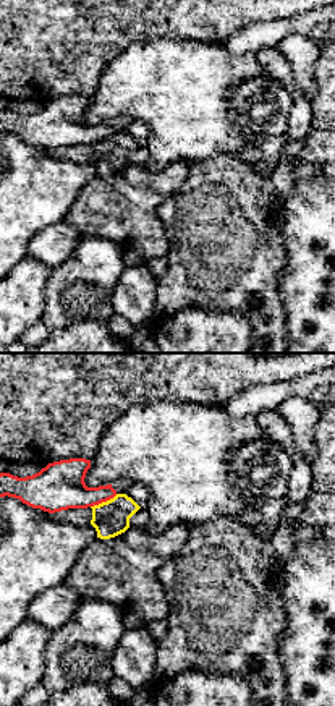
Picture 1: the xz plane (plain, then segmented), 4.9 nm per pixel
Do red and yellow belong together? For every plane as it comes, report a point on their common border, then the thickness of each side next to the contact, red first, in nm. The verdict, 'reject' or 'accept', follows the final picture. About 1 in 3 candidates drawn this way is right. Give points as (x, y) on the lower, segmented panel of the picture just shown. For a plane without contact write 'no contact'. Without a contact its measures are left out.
meets red at (104, 501); 240 nm thick on the red side, 180 nm on the other

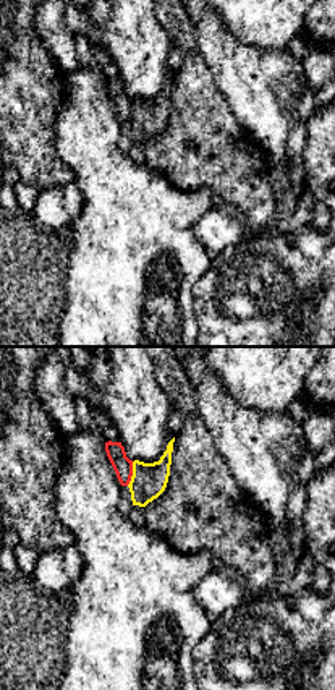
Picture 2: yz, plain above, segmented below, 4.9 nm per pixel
meets red at (131, 473); 100 nm thick on the red side, 180 nm on the other

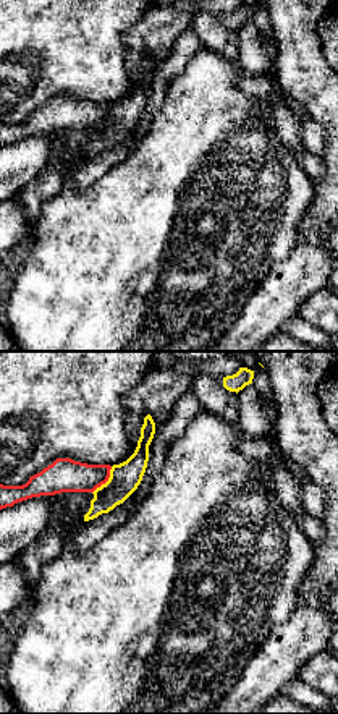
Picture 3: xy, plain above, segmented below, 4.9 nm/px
meets red at (105, 481); 170 nm thick on the red side, 150 nm on the other

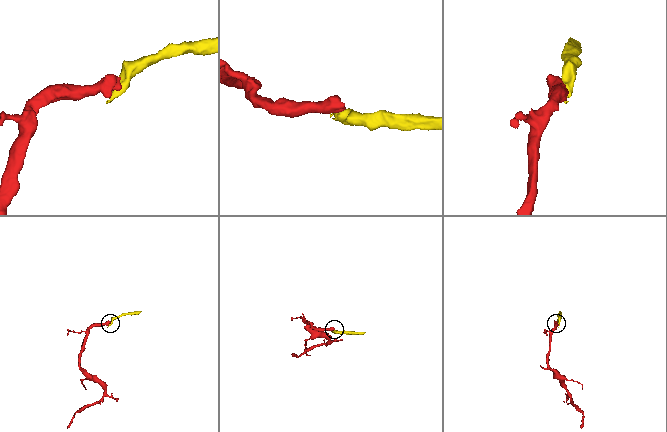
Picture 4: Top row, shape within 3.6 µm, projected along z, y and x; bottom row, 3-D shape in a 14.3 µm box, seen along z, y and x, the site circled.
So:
reject

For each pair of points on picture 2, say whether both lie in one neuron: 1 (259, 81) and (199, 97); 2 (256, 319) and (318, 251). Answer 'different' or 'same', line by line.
1: different
2: same

